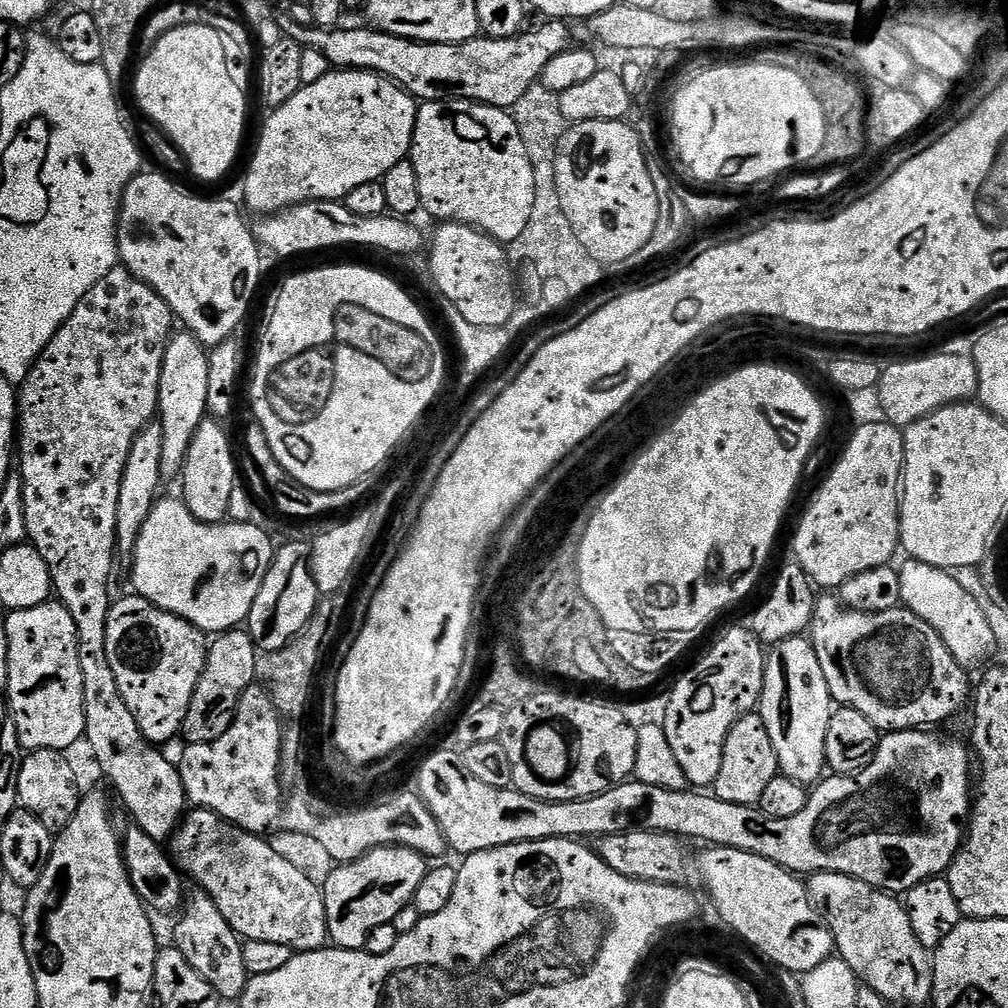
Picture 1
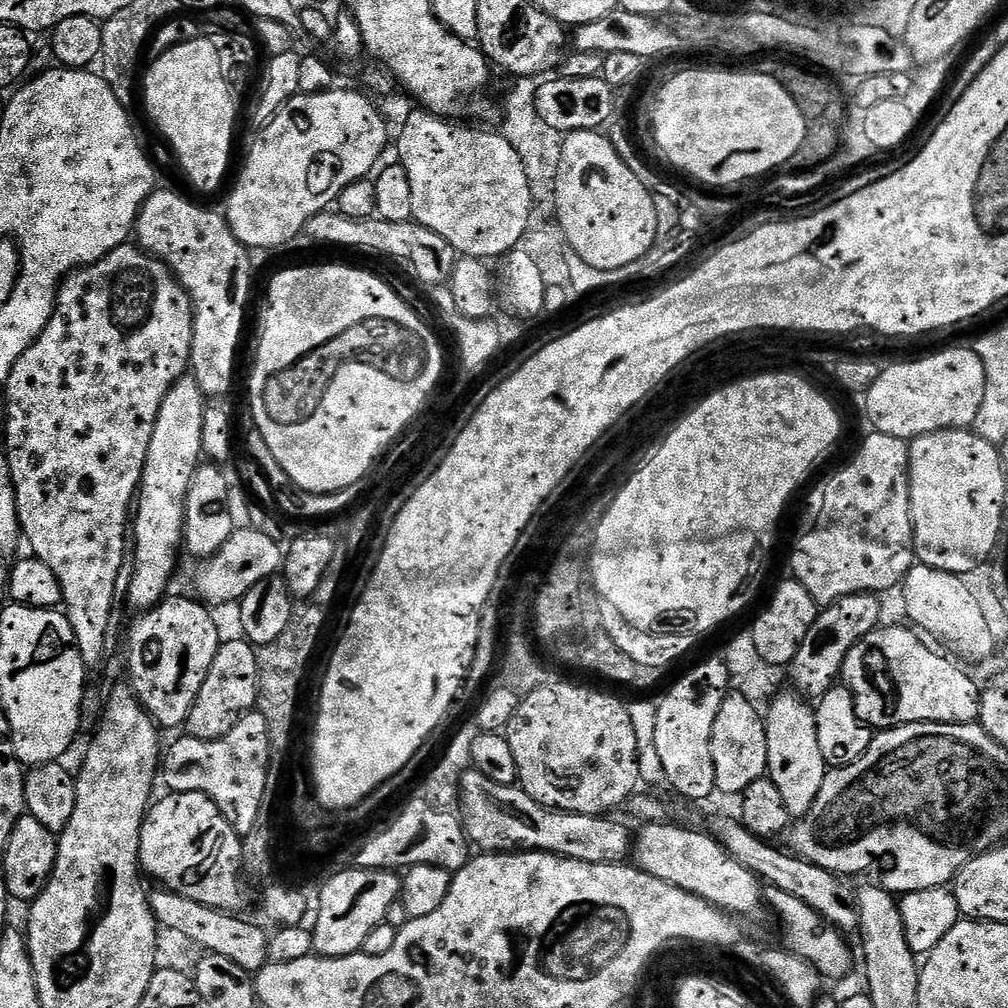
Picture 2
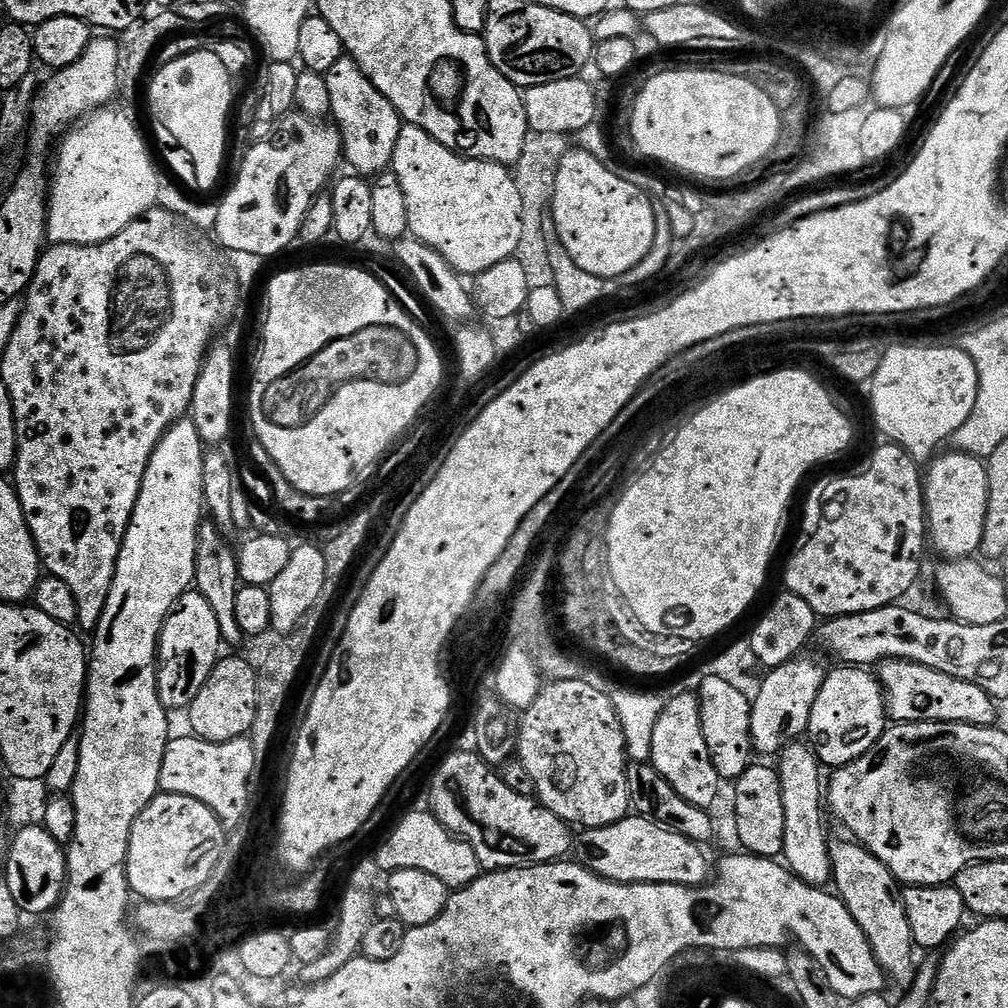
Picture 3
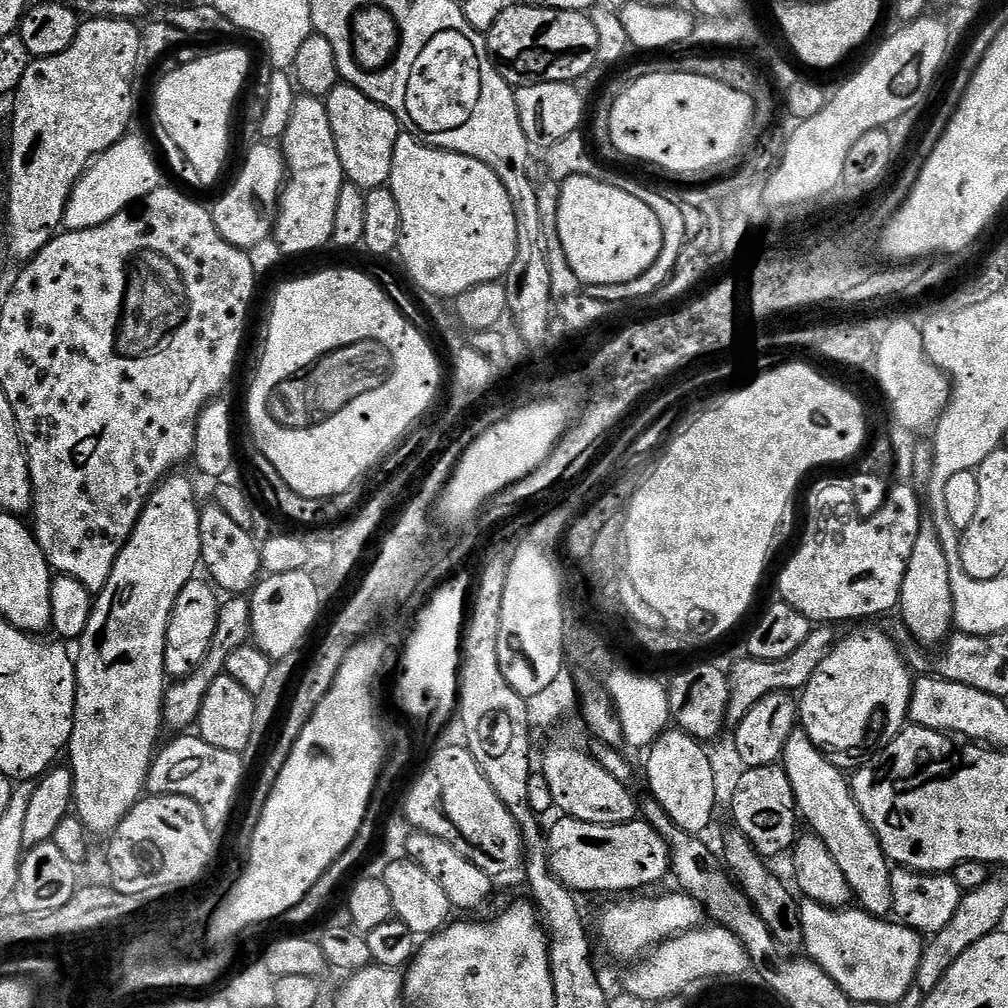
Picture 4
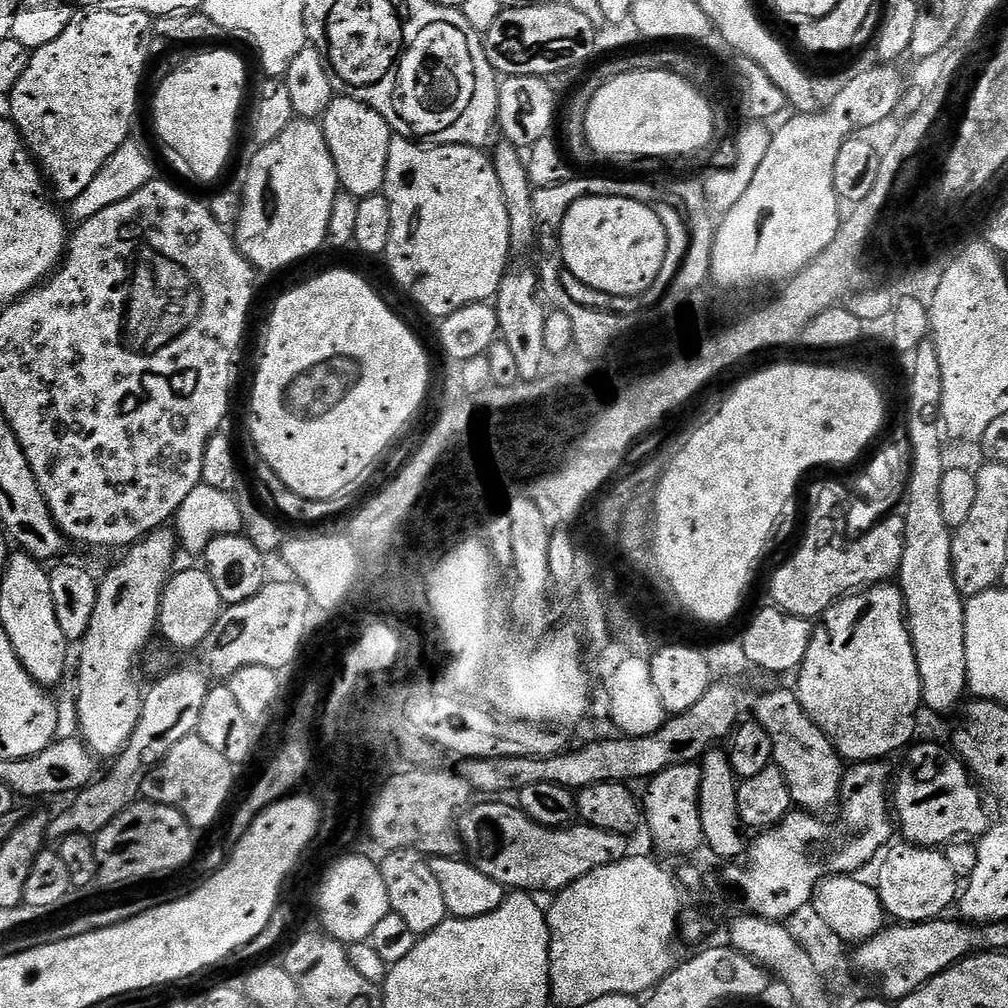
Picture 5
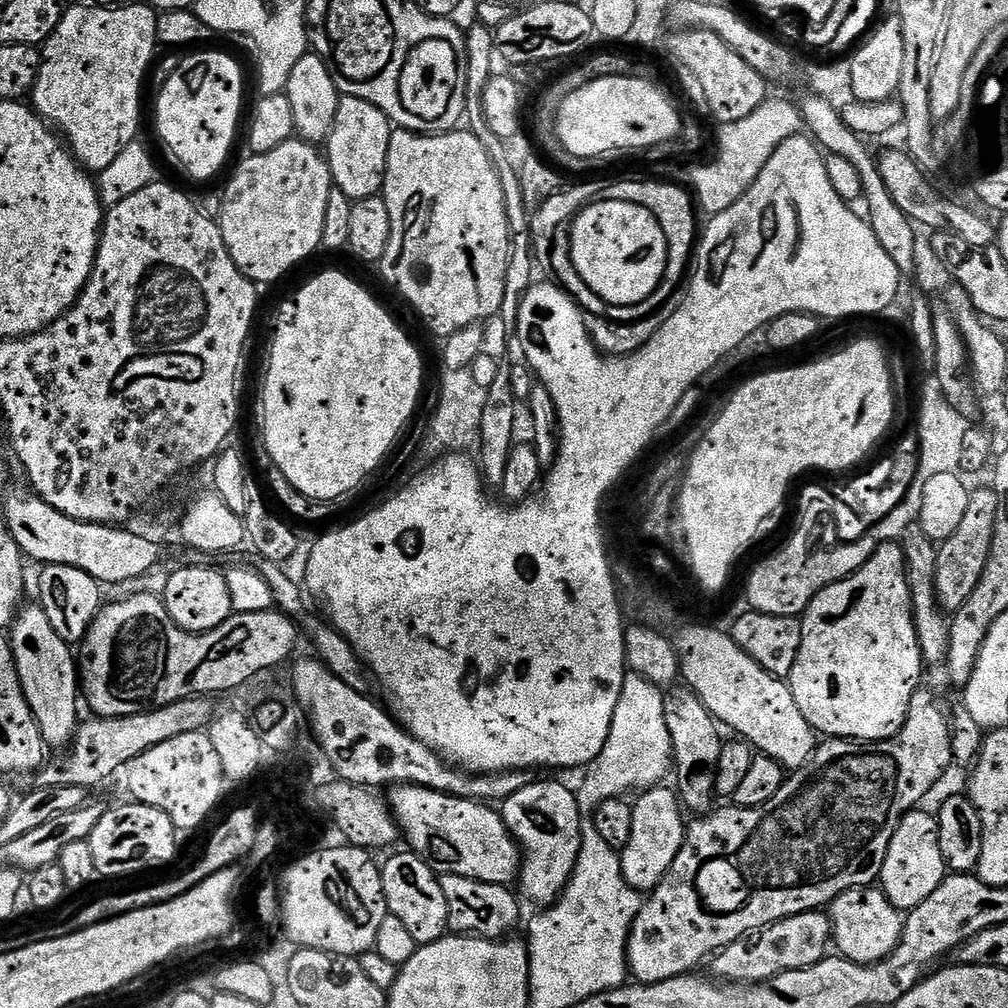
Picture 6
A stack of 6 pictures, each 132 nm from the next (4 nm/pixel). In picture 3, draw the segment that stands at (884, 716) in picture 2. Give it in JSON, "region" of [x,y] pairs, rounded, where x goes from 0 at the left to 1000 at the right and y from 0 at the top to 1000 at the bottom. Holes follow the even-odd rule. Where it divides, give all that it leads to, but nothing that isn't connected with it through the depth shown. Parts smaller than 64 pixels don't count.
{"region":[[[879,655],[872,660],[871,674],[877,682],[882,711],[895,718],[932,716],[934,718],[965,718],[975,722],[989,717],[989,695],[968,679],[942,673],[923,661],[908,659],[902,655]]]}

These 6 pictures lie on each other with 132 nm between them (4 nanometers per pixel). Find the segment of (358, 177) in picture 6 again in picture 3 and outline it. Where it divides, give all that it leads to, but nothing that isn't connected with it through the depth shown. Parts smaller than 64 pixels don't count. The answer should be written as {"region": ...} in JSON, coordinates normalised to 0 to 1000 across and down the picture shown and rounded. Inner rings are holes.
{"region":[[[344,54],[335,62],[331,62],[331,65],[327,65],[327,69],[321,72],[321,76],[323,85],[327,89],[327,115],[332,126],[337,128],[337,139],[341,142],[340,158],[349,166],[346,168],[350,172],[362,177],[372,176],[382,170],[391,157],[391,145],[395,145],[395,133],[399,126],[395,109],[377,92],[375,85],[371,85],[371,81],[363,77],[355,62],[351,62]]]}

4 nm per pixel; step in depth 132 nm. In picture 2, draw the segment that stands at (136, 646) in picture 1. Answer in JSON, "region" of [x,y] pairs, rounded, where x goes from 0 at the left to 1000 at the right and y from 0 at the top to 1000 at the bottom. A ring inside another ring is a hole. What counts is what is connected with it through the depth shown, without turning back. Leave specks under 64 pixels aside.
{"region":[[[164,593],[153,603],[146,604],[140,615],[131,619],[127,627],[127,675],[135,688],[139,699],[160,723],[175,722],[184,717],[192,700],[192,692],[196,692],[196,685],[200,685],[200,677],[204,677],[204,668],[212,657],[212,649],[216,649],[220,638],[218,623],[201,598],[190,595],[170,595]]]}

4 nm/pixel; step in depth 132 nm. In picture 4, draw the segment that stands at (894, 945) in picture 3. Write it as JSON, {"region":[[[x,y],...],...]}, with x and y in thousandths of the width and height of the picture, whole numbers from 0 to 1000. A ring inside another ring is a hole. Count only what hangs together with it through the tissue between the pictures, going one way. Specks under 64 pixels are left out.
{"region":[[[797,724],[784,728],[776,751],[776,760],[784,772],[793,809],[803,817],[805,828],[819,835],[823,851],[831,855],[839,875],[843,875],[848,896],[865,909],[881,911],[886,908],[885,861],[877,848],[873,832],[864,817],[859,815],[855,804],[845,787],[842,771],[816,746],[804,736]]]}

